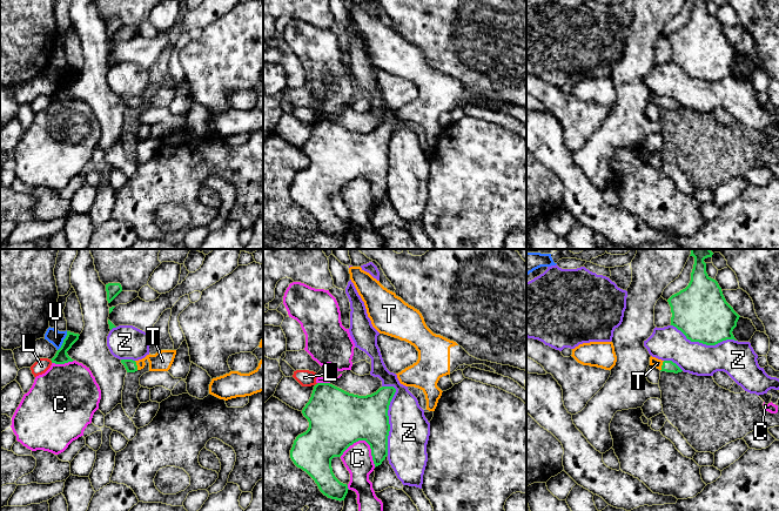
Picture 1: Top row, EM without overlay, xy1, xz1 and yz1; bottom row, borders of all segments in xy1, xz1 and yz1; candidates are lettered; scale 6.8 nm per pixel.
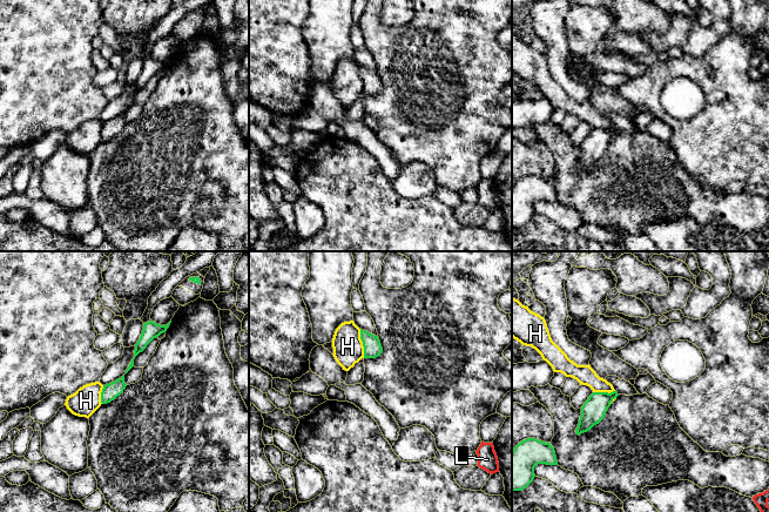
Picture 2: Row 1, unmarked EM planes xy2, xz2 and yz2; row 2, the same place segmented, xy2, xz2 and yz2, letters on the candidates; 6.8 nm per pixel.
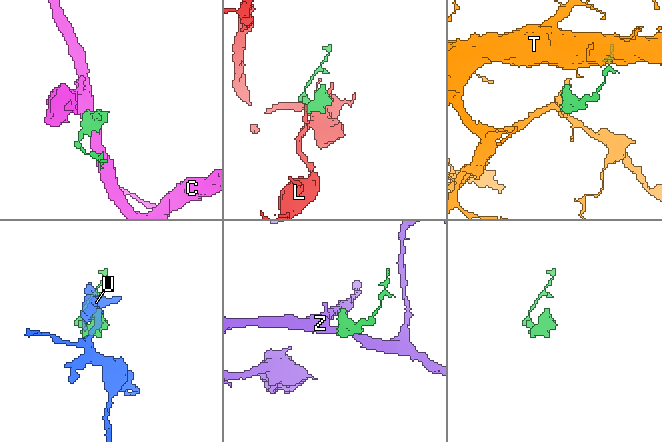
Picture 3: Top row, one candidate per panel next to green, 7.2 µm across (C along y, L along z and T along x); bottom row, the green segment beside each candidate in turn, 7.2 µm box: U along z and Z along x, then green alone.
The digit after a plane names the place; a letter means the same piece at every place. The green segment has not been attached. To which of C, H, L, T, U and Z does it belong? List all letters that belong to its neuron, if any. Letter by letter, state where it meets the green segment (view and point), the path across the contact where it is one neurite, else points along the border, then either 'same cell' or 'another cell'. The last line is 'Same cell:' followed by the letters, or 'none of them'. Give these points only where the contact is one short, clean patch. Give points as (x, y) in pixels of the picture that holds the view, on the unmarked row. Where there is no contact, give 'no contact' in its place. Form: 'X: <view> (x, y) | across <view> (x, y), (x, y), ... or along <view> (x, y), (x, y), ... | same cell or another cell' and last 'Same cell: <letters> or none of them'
C: xz1 (366, 177) | another cell
H: xz2 (363, 80) | along xz2 (359, 66), (364, 94) | another cell
L: xy1 (51, 96) | along xy1 (49, 96), (52, 99) | another cell
T: yz1 (662, 102) | across yz1 (667, 102), (662, 102), (657, 100) | same cell
U: xy1 (64, 78) | along xy1 (67, 68), (58, 87) | another cell
Z: xz1 (388, 157) | another cell
Same cell: T

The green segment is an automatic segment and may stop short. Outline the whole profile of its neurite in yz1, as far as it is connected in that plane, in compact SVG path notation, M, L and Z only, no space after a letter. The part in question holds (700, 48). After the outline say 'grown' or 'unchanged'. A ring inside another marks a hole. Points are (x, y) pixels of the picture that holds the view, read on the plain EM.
M694 0L689 22L667 36L671 43L671 62L680 67L691 79L716 82L726 76L734 76L732 70L739 52L726 39L718 19L706 9L706 0Z; unchanged

